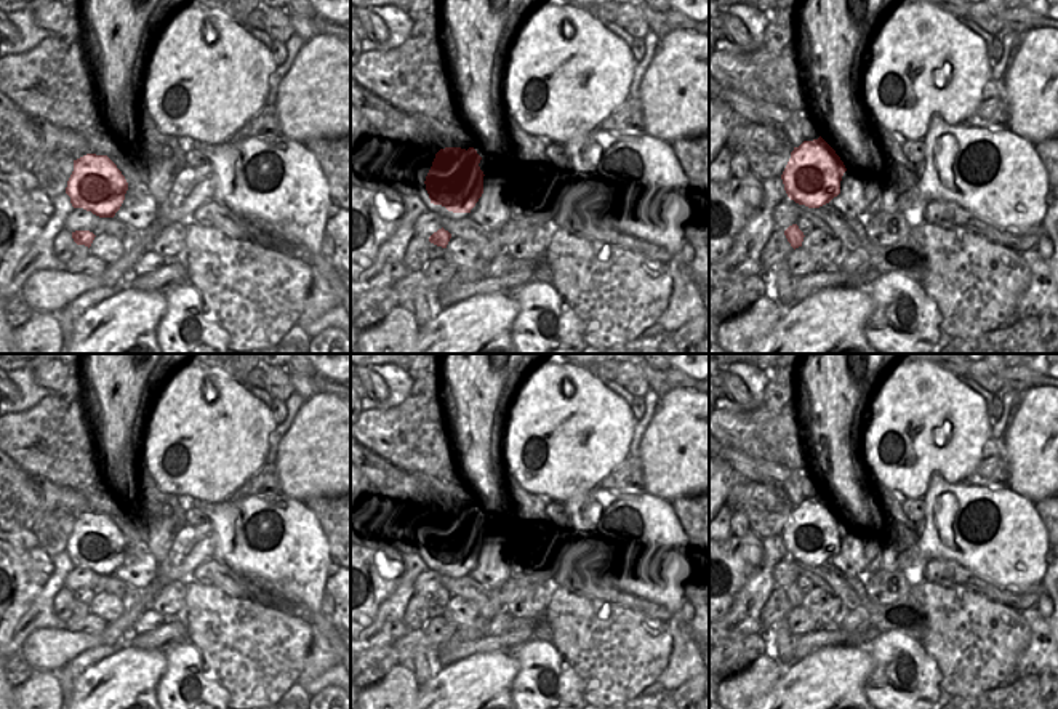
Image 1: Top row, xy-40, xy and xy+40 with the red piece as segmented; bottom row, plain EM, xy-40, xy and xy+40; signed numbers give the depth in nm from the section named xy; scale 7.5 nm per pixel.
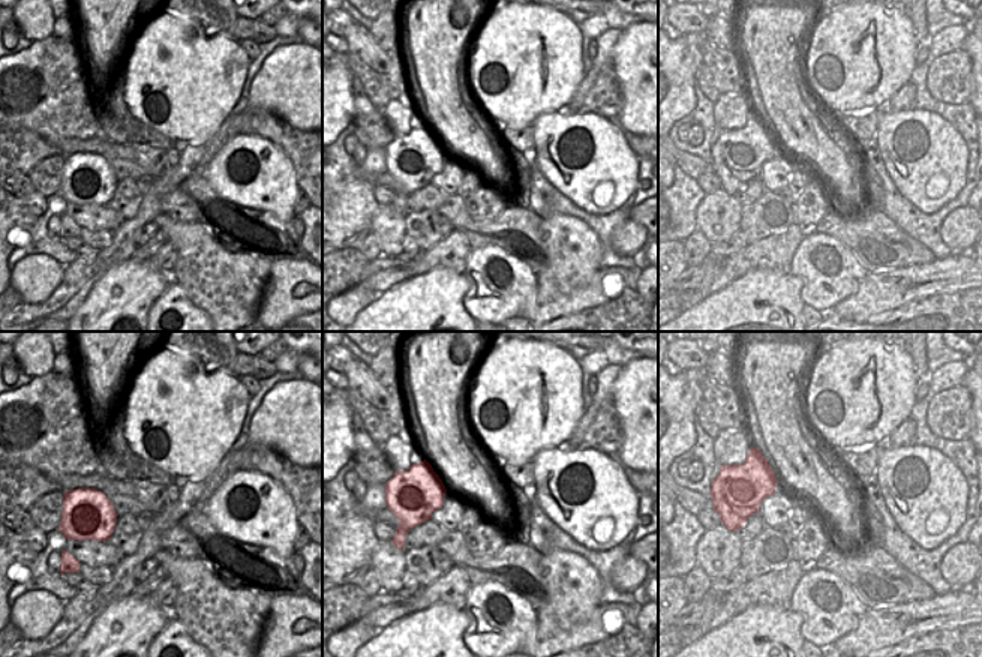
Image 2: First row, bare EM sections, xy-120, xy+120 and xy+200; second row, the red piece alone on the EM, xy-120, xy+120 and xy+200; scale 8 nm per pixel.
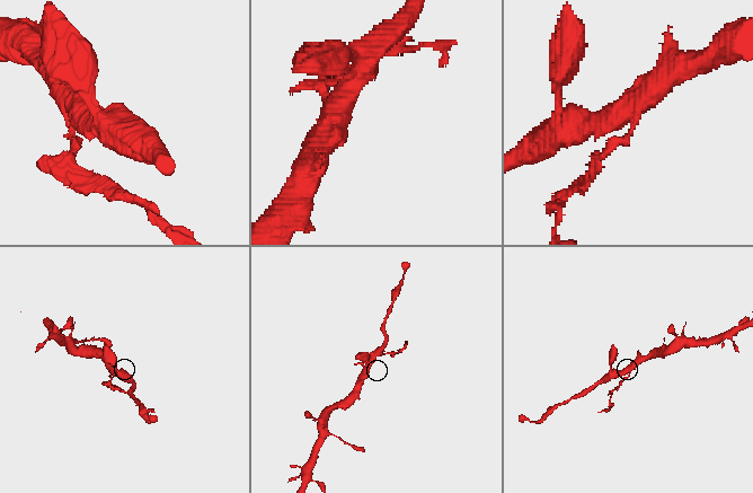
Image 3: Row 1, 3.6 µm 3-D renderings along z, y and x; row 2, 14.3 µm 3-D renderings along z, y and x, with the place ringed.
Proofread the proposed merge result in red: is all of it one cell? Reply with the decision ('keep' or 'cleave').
cleave

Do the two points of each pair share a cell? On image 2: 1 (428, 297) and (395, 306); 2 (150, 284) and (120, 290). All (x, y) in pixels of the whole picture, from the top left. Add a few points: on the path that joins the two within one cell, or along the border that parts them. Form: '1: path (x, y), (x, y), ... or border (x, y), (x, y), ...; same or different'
1: path (420, 305), (402, 306); same
2: path (143, 284), (135, 284), (128, 290); same

